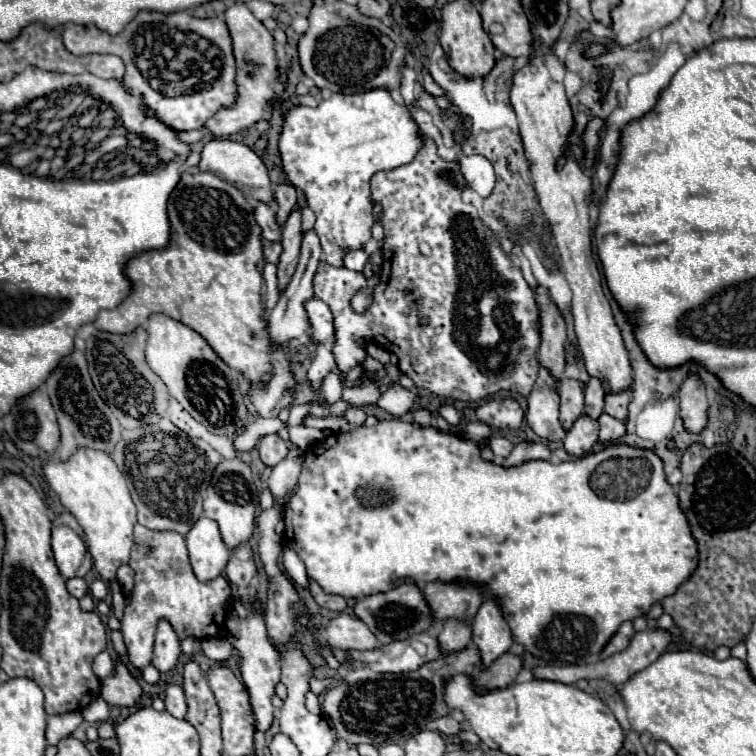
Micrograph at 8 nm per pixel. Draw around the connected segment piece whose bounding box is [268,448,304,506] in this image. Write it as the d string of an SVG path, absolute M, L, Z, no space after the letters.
M290 448L288 456L278 466L272 468L272 474L268 478L268 488L272 490L280 506L284 504L284 496L290 490L294 490L294 486L298 484L302 462L304 462L304 452L300 448Z

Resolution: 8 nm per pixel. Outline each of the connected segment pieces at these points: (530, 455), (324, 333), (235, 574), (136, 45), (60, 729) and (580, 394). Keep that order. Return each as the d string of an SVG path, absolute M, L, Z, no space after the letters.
M520 442L512 450L512 454L502 462L502 466L510 468L510 466L524 464L528 460L550 460L550 458L552 458L552 450L546 444L542 444L542 442Z
M310 298L304 302L312 334L308 336L312 344L334 344L334 316L326 302Z
M248 544L234 548L230 554L230 562L226 566L226 578L234 586L240 588L240 586L248 586L256 574L258 574L258 570L256 570L252 548Z
M140 12L118 36L98 30L94 24L66 24L64 46L74 56L116 54L124 60L124 88L144 98L144 106L168 128L196 130L220 108L236 102L236 62L228 26L220 18L194 18L188 12L160 14Z
M80 712L48 716L45 733L48 744L58 744L64 736L70 736L82 722L84 722L84 718Z
M562 378L558 382L560 394L560 424L564 430L570 430L572 424L584 412L584 384L580 380Z

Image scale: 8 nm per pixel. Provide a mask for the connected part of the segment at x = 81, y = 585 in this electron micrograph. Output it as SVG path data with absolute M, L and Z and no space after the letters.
M72 578L72 580L66 582L66 586L68 586L68 592L70 592L74 598L82 598L82 596L86 596L86 592L88 592L88 586L86 586L86 582L84 582L82 578Z

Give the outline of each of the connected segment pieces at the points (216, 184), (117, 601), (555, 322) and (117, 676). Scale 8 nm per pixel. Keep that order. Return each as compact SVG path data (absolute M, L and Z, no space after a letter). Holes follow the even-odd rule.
M182 172L180 182L176 184L176 188L172 190L172 196L168 198L168 218L170 218L168 246L162 250L140 252L126 262L124 274L132 284L130 294L122 300L118 308L108 310L108 312L106 310L98 312L92 326L104 332L130 334L138 326L146 324L150 314L162 312L190 326L192 330L196 330L230 368L242 372L252 382L250 398L262 418L278 416L278 412L282 408L288 408L288 402L292 400L294 380L290 376L290 364L286 360L286 350L270 348L266 322L262 320L260 292L262 292L262 282L264 282L262 278L264 258L262 258L260 226L254 220L254 204L248 202L236 186L220 180L214 174ZM264 372L272 372L272 380L262 388L260 376Z
M110 581L108 583L108 587L112 588L110 589L111 595L112 595L112 611L114 616L121 620L123 617L124 612L124 597L122 594L122 590L119 583L117 581Z
M542 286L536 288L536 302L540 306L540 336L542 336L538 360L540 360L540 366L546 368L552 378L560 380L566 370L564 318L558 312L558 308L546 288L542 288Z
M118 658L116 670L112 678L104 678L100 682L100 696L110 706L134 706L142 696L140 684L134 680L134 676L128 672L126 664Z

